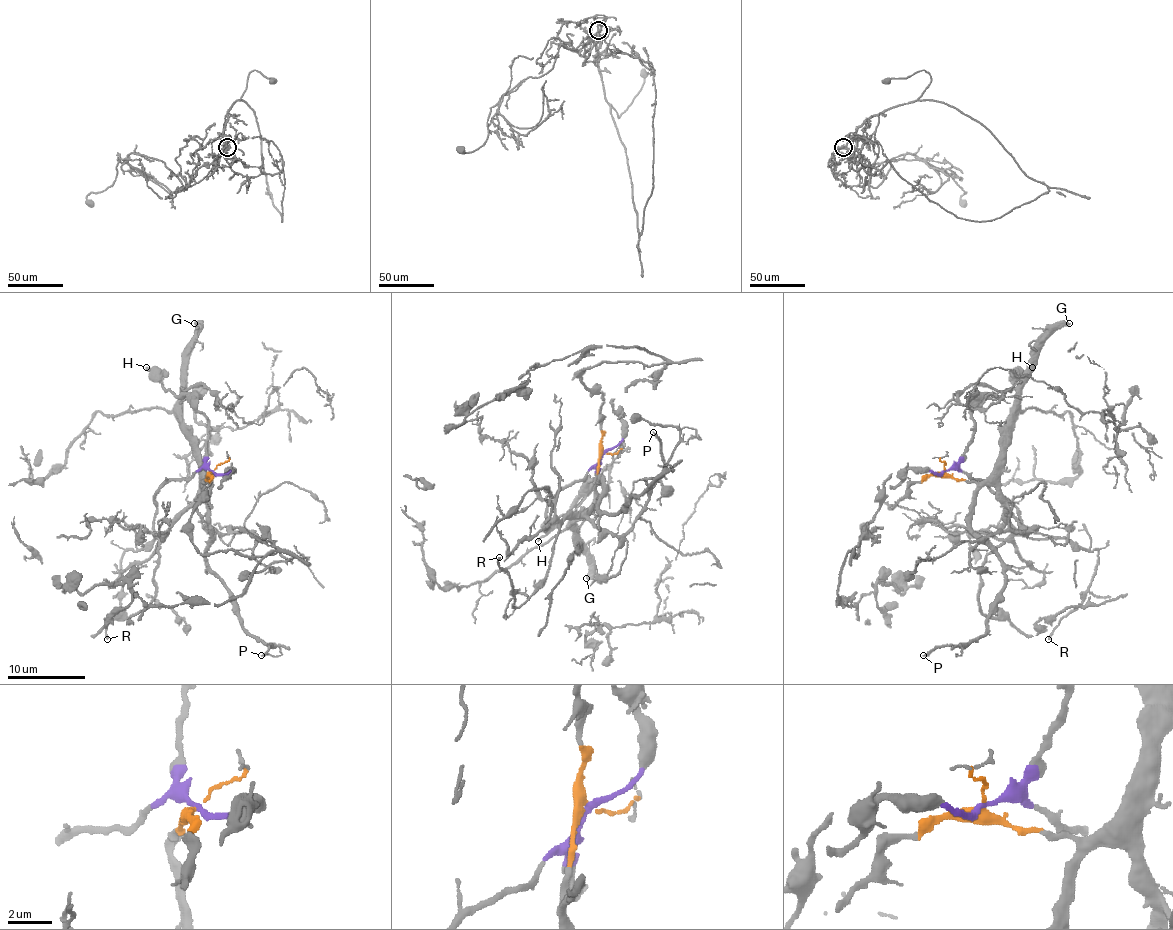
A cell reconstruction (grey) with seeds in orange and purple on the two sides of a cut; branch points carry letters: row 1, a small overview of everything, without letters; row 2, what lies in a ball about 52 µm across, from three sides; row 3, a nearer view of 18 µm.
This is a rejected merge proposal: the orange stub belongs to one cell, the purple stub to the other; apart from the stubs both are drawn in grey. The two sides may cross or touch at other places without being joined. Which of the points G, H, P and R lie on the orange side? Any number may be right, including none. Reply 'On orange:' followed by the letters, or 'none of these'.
On orange: G, P, R

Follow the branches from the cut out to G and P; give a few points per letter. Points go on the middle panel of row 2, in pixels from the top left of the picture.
G: (603, 452), (597, 464), (595, 501), (574, 522), (576, 539), (588, 555), (589, 565), (586, 578)
P: (603, 452), (595, 485), (601, 479), (599, 510), (617, 512), (661, 472), (661, 443), (653, 431)

